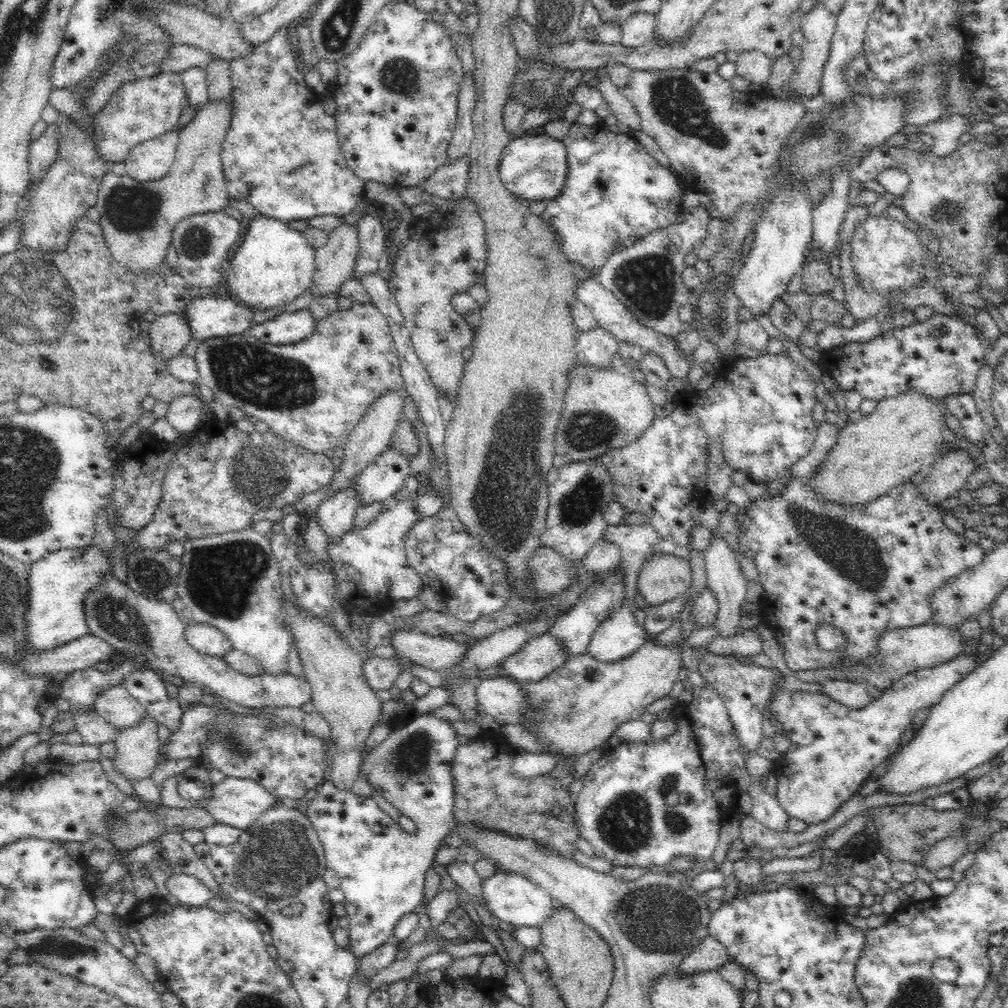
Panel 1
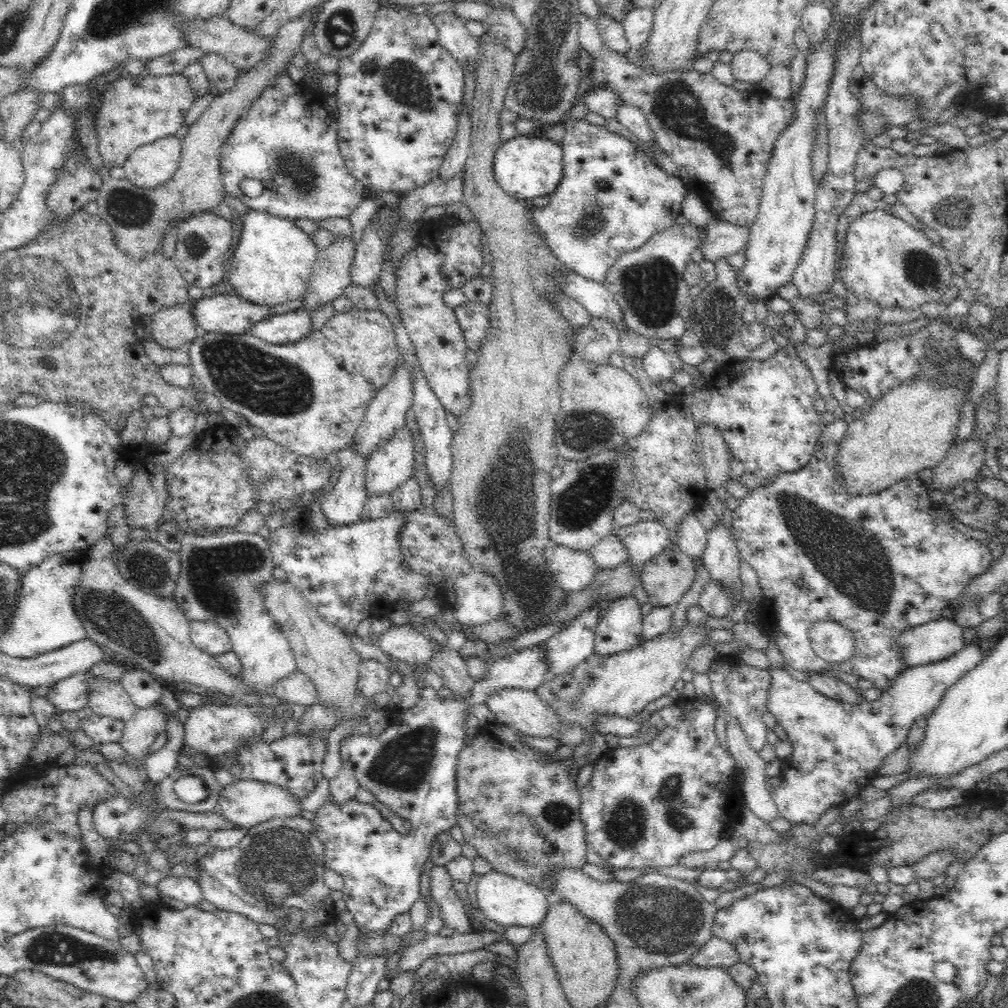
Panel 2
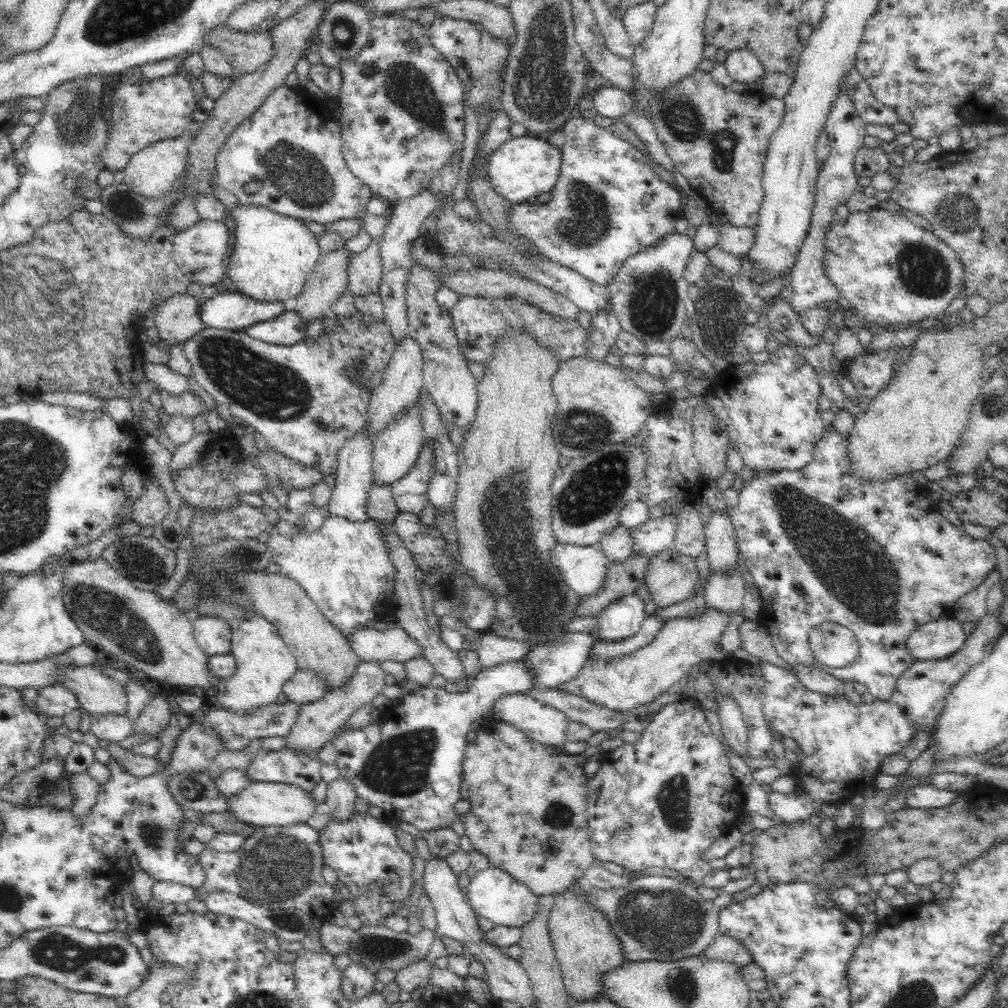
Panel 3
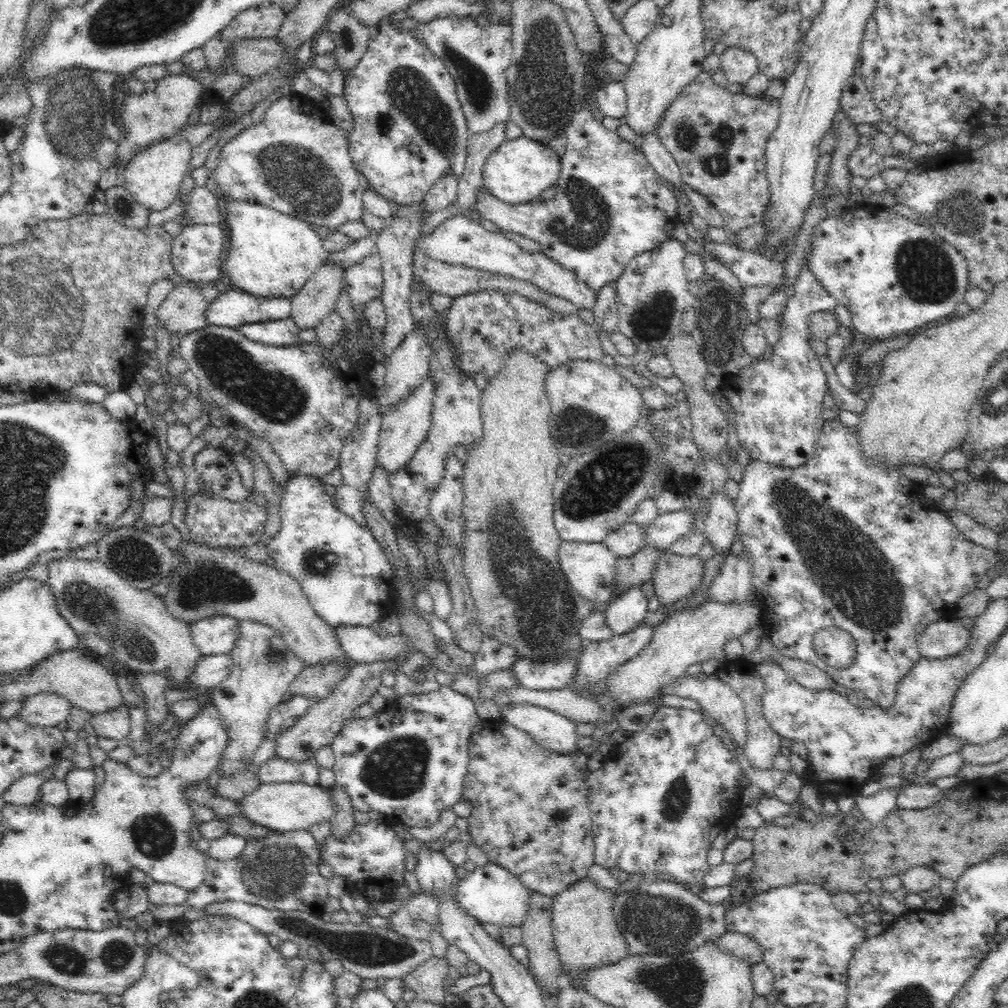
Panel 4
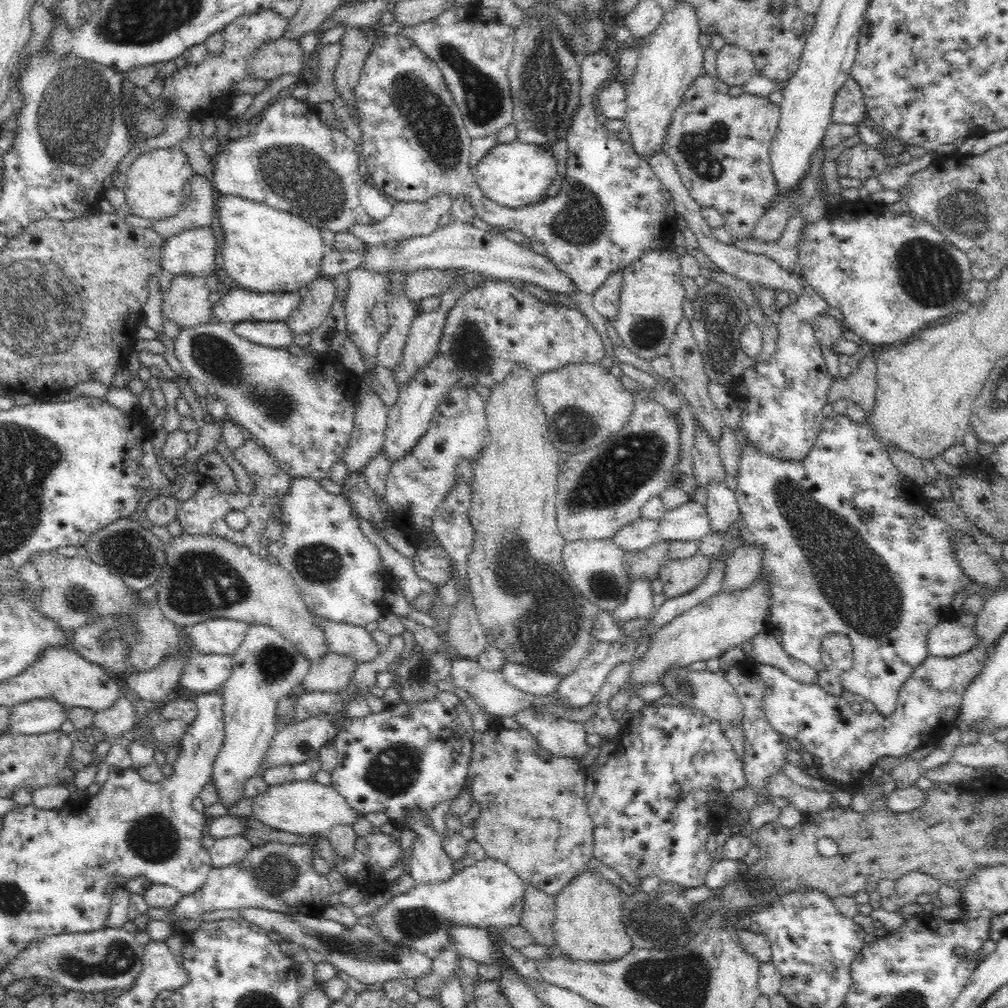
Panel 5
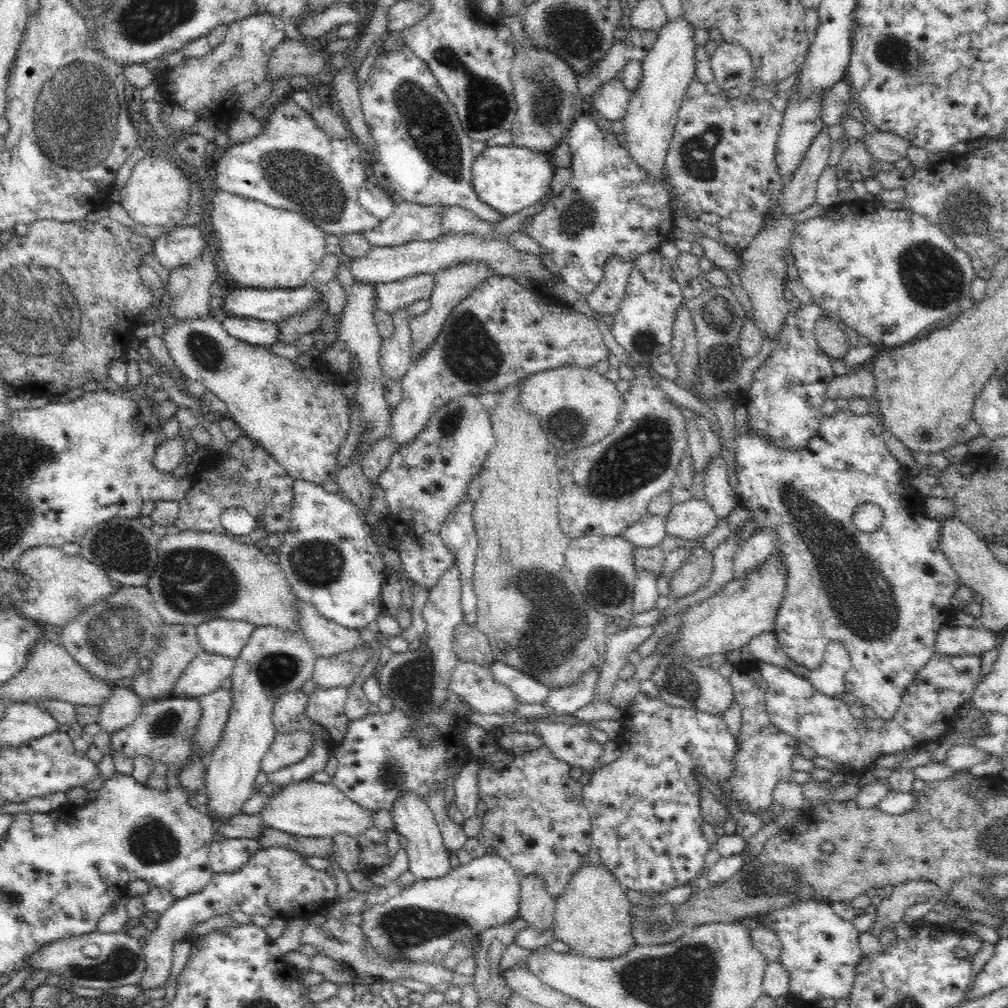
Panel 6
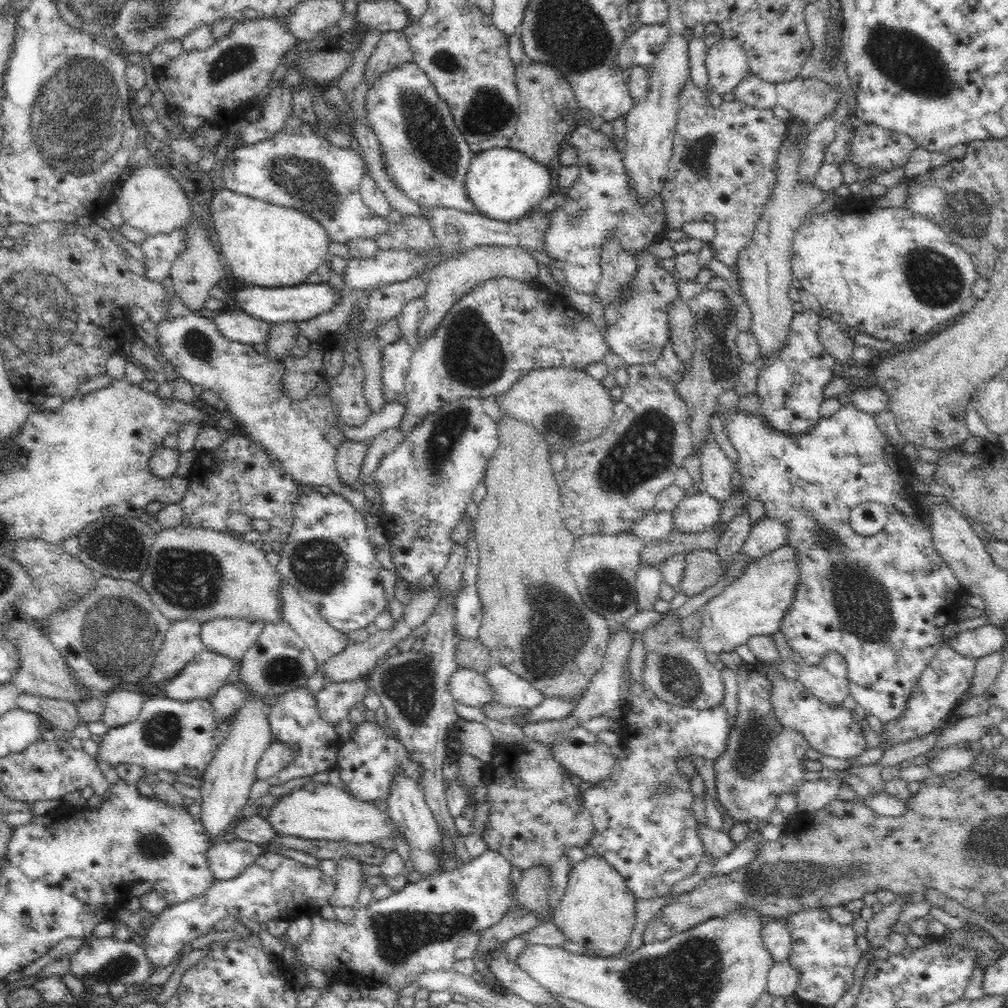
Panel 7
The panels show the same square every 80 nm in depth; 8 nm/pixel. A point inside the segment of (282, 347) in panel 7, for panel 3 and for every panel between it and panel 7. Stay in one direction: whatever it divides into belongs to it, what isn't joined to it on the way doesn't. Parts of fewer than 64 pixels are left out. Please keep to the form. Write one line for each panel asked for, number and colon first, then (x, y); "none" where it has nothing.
3: (327, 283)
4: (315, 301)
5: (319, 295)
6: (289, 330)

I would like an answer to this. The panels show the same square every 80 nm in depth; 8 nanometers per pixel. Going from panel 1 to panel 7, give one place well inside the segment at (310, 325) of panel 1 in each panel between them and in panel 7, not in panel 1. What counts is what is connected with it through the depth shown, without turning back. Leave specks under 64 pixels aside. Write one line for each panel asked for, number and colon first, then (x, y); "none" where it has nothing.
2: (281, 329)
3: (288, 329)
4: (283, 333)
5: (269, 334)
6: (252, 331)
7: (238, 326)

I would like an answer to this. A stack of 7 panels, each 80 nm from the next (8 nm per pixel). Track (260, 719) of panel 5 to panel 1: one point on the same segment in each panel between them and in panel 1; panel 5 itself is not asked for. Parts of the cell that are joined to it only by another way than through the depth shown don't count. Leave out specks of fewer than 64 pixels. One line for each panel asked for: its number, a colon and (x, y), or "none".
1: (231, 581)
2: (219, 577)
3: (264, 663)
4: (265, 667)

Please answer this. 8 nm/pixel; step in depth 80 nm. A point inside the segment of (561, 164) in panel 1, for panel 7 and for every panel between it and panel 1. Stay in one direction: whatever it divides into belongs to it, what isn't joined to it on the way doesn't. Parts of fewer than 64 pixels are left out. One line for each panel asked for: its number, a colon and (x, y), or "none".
2: (525, 167)
3: (520, 169)
4: (519, 170)
5: (513, 175)
6: (509, 178)
7: (504, 184)

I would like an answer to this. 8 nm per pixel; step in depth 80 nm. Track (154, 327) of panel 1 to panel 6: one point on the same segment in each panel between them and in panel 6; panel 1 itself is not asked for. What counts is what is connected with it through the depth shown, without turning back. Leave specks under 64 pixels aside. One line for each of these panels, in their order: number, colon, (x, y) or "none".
2: (174, 327)
3: (178, 318)
4: (184, 310)
5: (186, 302)
6: (189, 284)

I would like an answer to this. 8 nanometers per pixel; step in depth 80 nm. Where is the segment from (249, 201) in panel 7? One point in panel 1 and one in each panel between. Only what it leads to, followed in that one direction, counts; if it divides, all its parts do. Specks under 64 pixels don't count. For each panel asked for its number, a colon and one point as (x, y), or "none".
1: (274, 265)
2: (274, 259)
3: (274, 254)
4: (271, 254)
5: (266, 249)
6: (262, 247)

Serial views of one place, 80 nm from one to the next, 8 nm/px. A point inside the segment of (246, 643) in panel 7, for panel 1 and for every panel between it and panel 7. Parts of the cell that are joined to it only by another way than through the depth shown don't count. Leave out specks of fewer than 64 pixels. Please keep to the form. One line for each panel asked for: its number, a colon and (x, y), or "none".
1: (205, 638)
2: (208, 635)
3: (212, 634)
4: (217, 634)
5: (223, 636)
6: (224, 637)

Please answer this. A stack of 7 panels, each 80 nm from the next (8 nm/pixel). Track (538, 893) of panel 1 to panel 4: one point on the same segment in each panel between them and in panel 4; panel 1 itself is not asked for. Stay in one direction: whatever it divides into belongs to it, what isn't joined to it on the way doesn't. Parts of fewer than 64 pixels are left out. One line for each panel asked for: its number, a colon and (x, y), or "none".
2: (509, 901)
3: (494, 895)
4: (490, 893)

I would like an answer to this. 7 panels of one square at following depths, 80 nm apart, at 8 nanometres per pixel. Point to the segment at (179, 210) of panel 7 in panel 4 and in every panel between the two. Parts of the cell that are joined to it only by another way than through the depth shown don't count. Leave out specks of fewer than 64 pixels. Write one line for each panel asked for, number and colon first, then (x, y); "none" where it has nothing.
4: (153, 177)
5: (154, 189)
6: (157, 194)

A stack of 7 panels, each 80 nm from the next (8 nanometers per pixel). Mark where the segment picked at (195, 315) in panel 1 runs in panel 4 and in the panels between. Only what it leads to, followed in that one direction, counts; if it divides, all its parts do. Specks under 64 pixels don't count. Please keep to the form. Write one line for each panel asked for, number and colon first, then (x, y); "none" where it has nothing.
2: (230, 314)
3: (234, 311)
4: (237, 307)

